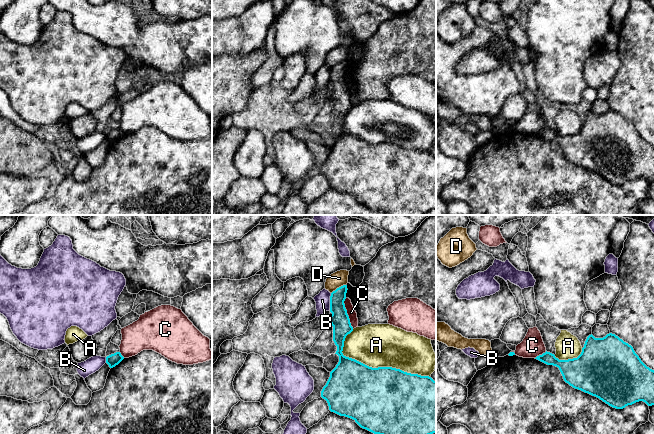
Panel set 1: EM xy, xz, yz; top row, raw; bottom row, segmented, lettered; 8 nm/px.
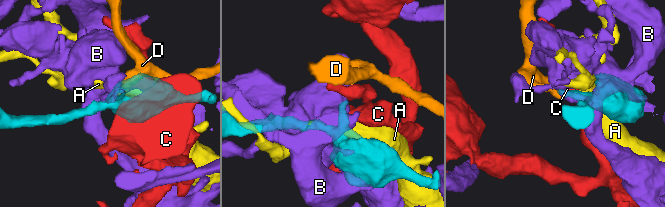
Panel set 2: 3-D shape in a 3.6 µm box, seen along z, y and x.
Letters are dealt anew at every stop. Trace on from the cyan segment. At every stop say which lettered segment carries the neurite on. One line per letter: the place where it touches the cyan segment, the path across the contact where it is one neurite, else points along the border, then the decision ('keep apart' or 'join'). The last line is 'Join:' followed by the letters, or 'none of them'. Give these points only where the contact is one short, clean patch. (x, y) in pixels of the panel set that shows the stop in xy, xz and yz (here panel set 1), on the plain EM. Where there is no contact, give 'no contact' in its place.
A: contact xz (378, 143); keep apart
B: contact xz (330, 78); keep apart
C: contact xz (346, 89); border xz (345, 74), (346, 89), (353, 104); keep apart
D: contact xz (339, 63); border xz (345, 60), (337, 63), (331, 69); keep apart
Join: none of them

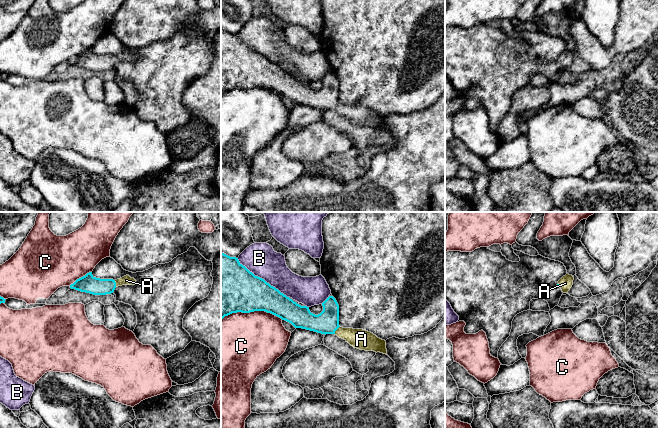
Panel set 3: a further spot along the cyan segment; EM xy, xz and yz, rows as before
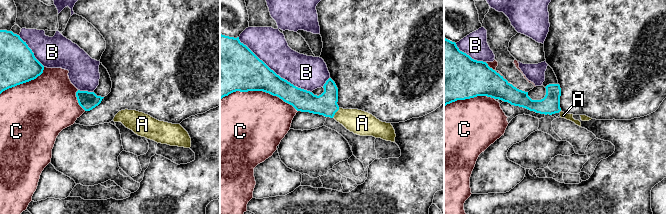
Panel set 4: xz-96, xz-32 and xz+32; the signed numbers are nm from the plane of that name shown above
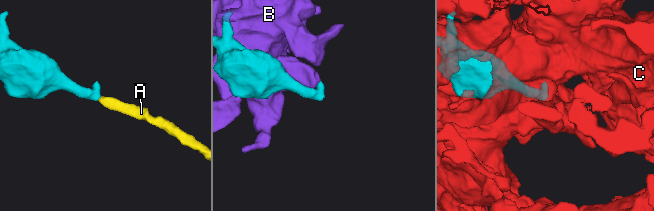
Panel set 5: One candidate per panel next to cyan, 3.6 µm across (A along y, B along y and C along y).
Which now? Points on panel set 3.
A: contact xz (336, 105); way xz (327, 98), (336, 105), (361, 115); join
B: contact xz (261, 54); keep apart
C: contact xz (251, 87); keep apart
Join: A

